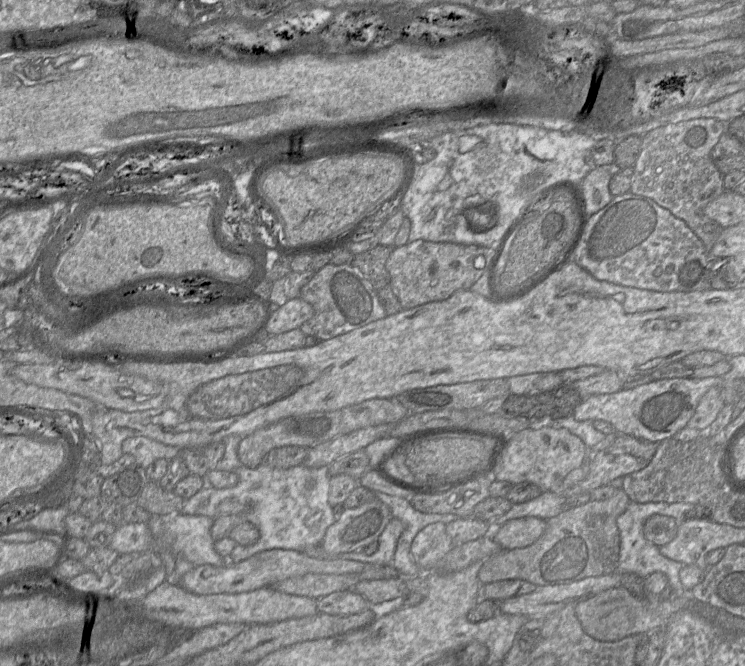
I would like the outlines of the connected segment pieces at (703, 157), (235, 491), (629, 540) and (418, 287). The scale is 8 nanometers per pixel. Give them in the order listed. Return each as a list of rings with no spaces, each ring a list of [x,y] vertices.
[[[697,118],[668,124],[648,132],[642,138],[641,152],[634,166],[630,192],[648,197],[659,206],[669,210],[675,217],[683,220],[698,236],[709,252],[723,228],[704,214],[704,208],[724,191],[723,175],[711,158],[713,147],[721,135],[727,131],[727,124],[714,118]]]
[[[260,463],[255,468],[242,465],[232,471],[239,478],[235,486],[217,489],[207,484],[184,500],[181,510],[186,515],[203,515],[215,519],[218,506],[224,499],[237,499],[246,505],[244,518],[258,528],[259,539],[249,546],[237,544],[228,558],[229,562],[239,563],[258,552],[271,549],[303,551],[311,557],[330,558],[320,548],[326,530],[336,520],[334,509],[328,502],[328,466],[313,468],[303,463],[281,469]]]
[[[630,501],[626,510],[618,516],[616,522],[620,533],[620,553],[618,560],[619,573],[632,573],[641,578],[646,578],[654,572],[662,572],[667,578],[672,593],[676,596],[690,595],[680,582],[679,572],[682,563],[671,560],[659,552],[659,546],[646,539],[644,535],[644,523],[654,514],[661,514],[675,518],[679,523],[688,519],[710,519],[711,509],[702,505],[690,503],[666,503],[666,502],[648,502],[638,503]]]
[[[419,239],[394,247],[386,262],[386,268],[390,274],[390,284],[403,309],[410,309],[428,302],[445,300],[457,290],[470,289],[487,271],[495,254],[493,246]]]

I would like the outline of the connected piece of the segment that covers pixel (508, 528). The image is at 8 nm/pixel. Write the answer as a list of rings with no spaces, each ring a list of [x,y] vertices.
[[[538,517],[511,519],[501,525],[494,541],[503,549],[524,548],[533,544],[545,528],[546,521]]]

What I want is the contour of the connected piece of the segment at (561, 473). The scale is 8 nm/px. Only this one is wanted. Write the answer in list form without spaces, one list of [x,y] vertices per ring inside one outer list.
[[[544,426],[526,428],[511,435],[493,472],[492,481],[507,481],[511,484],[529,482],[537,485],[542,492],[563,493],[563,480],[569,472],[581,467],[587,454],[587,446],[566,428]]]

